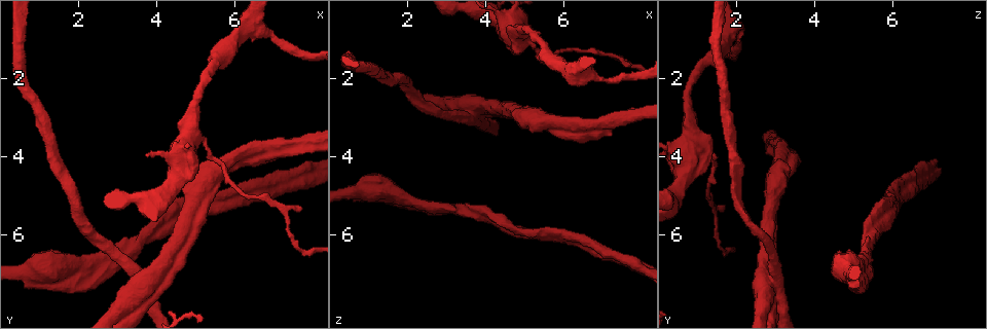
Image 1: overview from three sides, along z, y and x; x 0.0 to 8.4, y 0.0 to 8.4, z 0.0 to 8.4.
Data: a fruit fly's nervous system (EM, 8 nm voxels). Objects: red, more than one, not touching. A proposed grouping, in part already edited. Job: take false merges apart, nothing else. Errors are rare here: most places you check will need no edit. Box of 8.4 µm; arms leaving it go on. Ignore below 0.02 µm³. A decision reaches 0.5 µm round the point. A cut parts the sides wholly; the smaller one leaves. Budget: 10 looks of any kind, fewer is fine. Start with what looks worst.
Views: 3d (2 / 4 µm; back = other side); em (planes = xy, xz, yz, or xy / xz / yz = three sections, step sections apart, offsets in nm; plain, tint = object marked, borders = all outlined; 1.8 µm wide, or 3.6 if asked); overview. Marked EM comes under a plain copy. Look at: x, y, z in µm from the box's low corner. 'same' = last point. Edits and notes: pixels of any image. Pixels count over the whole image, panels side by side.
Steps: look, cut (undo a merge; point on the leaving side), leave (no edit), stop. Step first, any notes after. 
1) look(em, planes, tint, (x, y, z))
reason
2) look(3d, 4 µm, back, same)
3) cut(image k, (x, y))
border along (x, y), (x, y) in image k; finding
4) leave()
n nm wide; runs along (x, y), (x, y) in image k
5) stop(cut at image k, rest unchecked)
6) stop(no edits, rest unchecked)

look(3d, 4 µm, (3.95, 7.20, 2.75))
sudden change in width

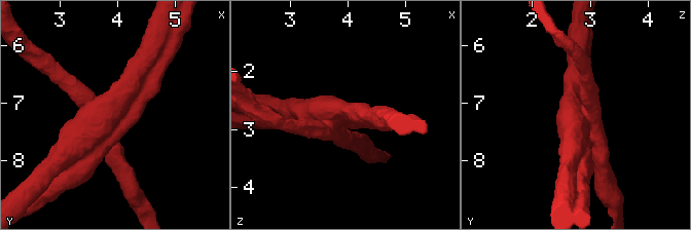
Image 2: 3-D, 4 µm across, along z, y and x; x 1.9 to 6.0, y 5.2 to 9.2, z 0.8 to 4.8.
look(em, 3.6 µm, planes, tint, (3.90, 7.15, 2.70))

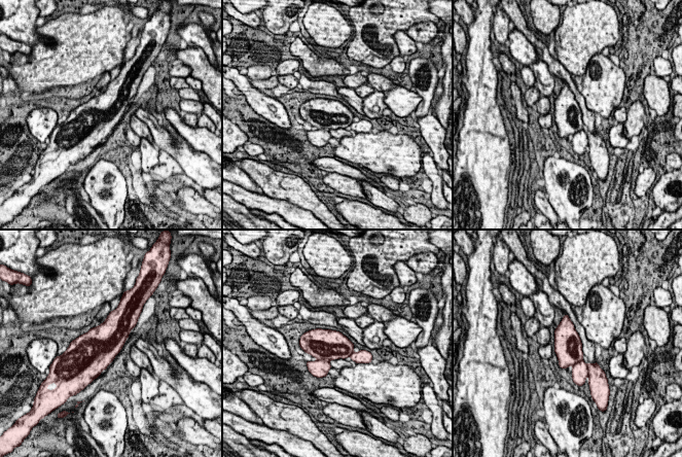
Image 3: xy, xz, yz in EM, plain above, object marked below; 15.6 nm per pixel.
cut(image 3, (320, 367))
two neurons meet here

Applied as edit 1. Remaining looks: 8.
look(overview)
redraw

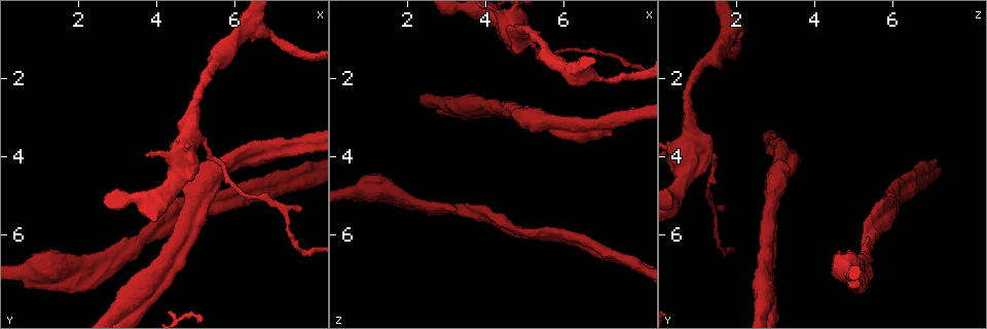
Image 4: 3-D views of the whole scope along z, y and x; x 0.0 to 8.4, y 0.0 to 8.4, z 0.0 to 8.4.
look(3d, 4 µm, (4.75, 3.70, 0.85))
sudden change in width

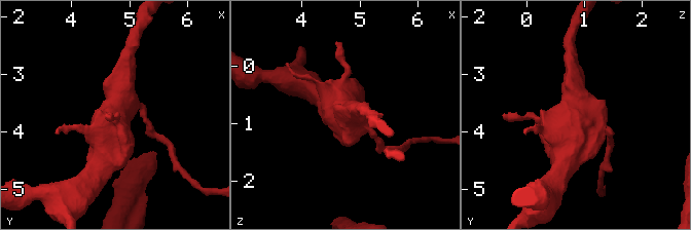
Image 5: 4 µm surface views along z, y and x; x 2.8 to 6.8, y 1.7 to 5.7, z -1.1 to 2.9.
look(em, planes, tint, (4.75, 3.75, 0.85))

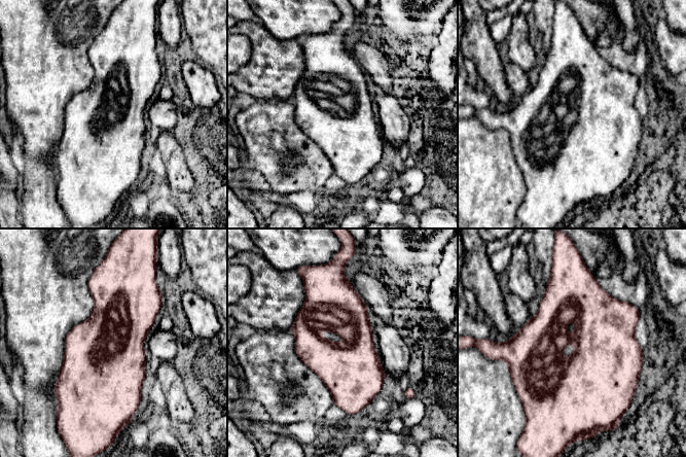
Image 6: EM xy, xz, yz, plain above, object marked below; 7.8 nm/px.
leave()
continuous, no second neuron

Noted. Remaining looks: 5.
look(em, xy, step 4, tint, (4.40, 5.70, 5.70))
a fork

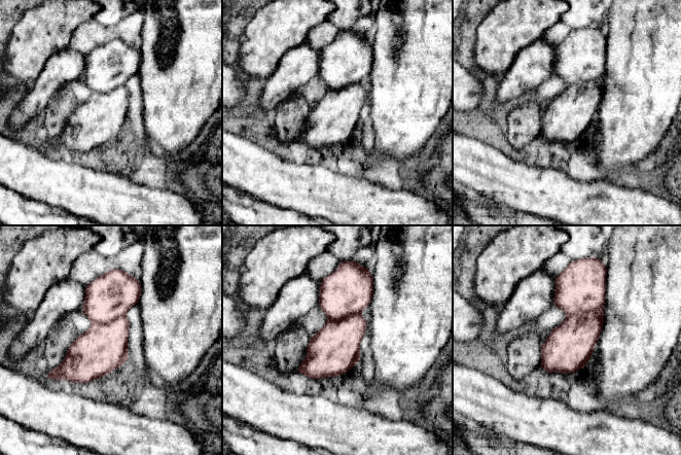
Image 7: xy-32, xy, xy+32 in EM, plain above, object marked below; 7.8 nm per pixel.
leave()
continuous, no second neuron

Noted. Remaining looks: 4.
look(3d, 4 µm, (1.65, 7.05, 5.05))
four or more arms meet

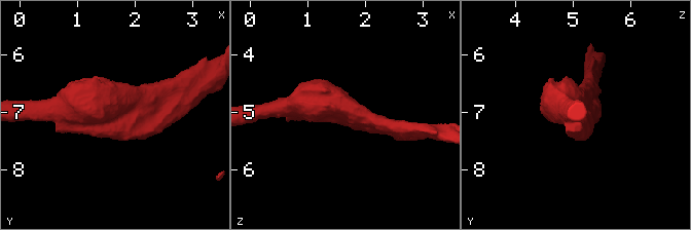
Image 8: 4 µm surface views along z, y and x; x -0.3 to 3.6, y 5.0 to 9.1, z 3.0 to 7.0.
look(em, 3.6 µm, xz, step 8, tint, (1.65, 7.05, 5.00))

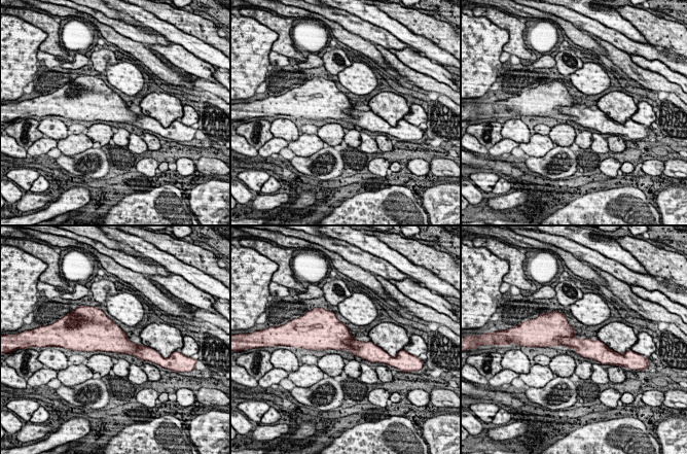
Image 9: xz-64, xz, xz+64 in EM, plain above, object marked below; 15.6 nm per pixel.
look(em, 3.6 µm, planes, tint, same)

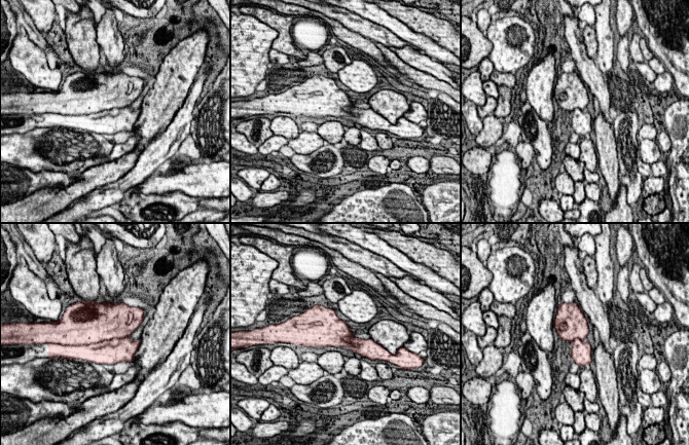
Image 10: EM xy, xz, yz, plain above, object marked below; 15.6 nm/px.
leave()
continuous, no second neuron

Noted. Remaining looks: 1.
stop(cut at image 3, rest unchecked)

